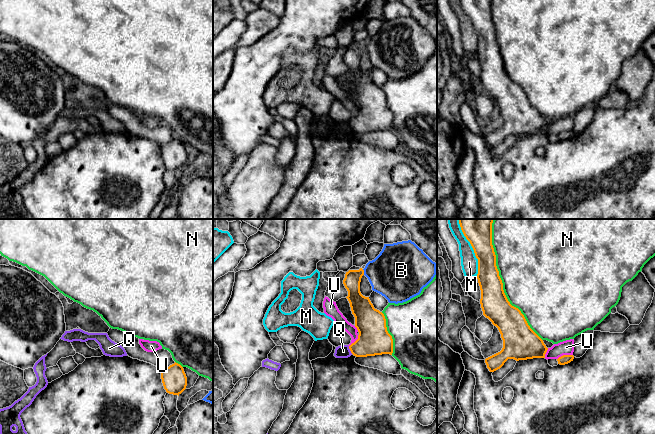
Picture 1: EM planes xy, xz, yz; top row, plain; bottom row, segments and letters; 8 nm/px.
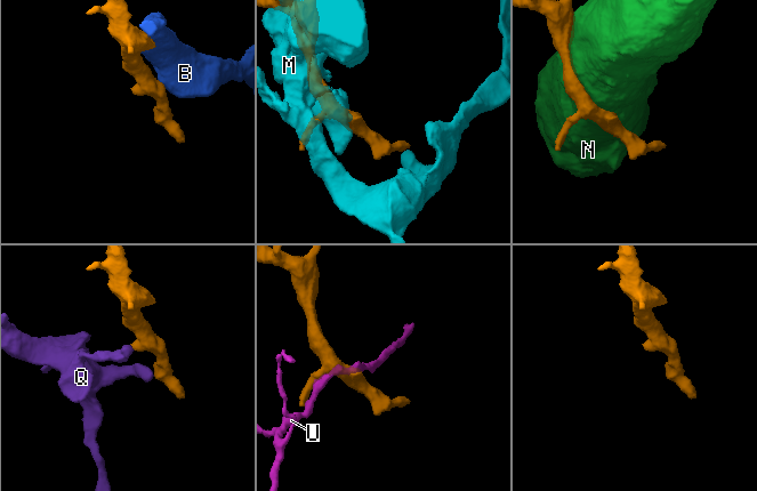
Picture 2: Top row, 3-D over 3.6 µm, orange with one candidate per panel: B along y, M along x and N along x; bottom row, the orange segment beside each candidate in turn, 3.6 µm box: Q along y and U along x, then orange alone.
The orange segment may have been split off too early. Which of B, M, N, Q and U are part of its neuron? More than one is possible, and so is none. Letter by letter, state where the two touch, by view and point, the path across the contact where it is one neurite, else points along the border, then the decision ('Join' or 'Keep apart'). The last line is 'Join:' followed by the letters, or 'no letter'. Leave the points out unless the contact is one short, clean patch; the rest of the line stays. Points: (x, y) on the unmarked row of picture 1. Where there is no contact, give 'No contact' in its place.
B: Touches orange at xz (363, 48). Keep apart
M: Touches orange at yz (473, 25). Keep apart
N: Touches orange at yz (502, 59). Keep apart
Q: Touches orange at xz (350, 126). Boundary: xz (348, 122), (352, 129). Keep apart
U: Touches orange at yz (564, 131). Keep apart
Join: no letter

